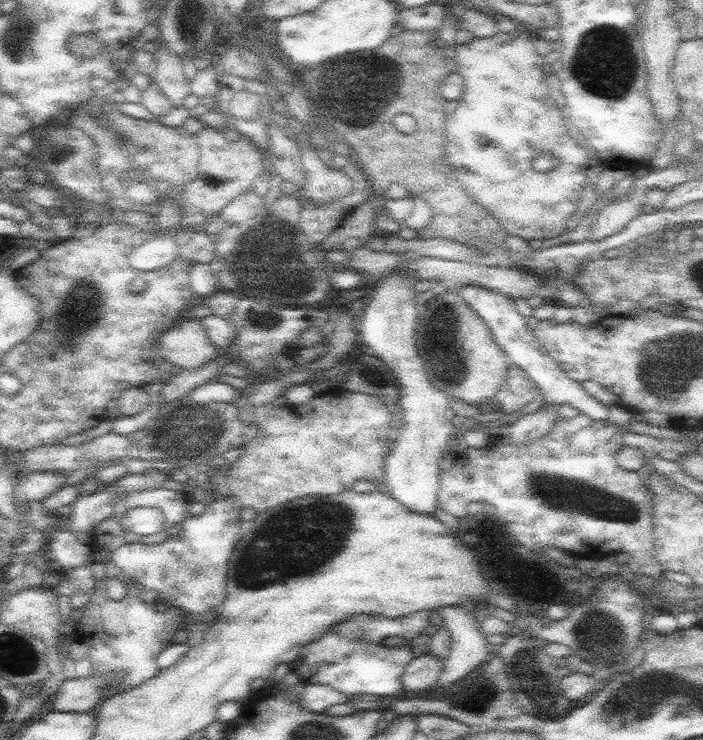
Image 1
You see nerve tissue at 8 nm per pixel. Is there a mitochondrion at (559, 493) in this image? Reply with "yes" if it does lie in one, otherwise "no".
yes

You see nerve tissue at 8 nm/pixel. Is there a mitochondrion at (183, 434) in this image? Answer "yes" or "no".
yes

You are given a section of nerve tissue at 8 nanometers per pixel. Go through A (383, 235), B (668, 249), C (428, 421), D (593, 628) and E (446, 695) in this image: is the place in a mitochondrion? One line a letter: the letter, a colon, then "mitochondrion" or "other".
A: other
B: other
C: other
D: mitochondrion
E: other

